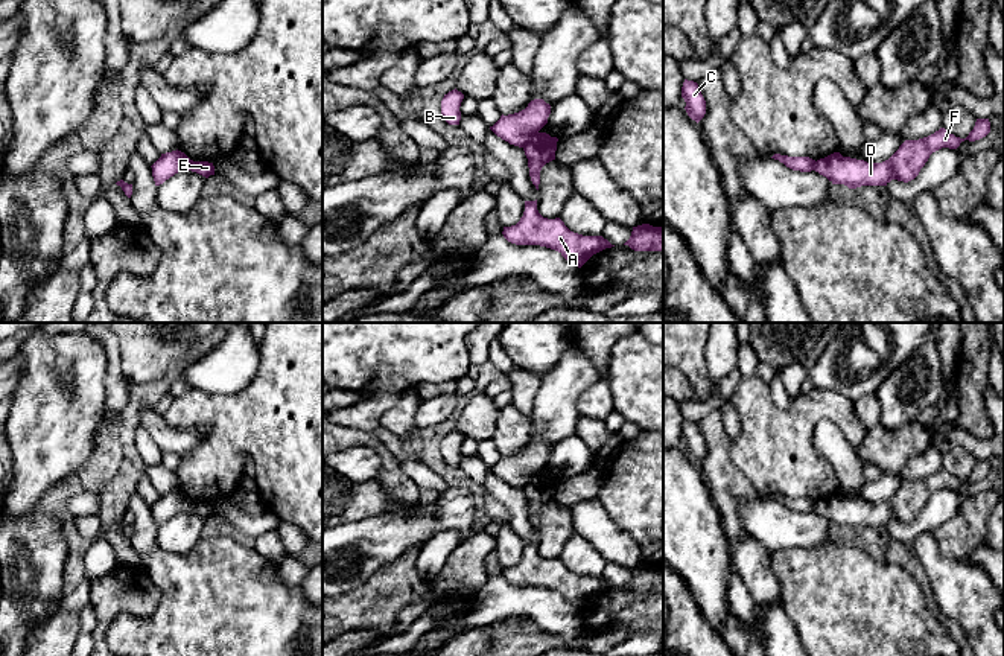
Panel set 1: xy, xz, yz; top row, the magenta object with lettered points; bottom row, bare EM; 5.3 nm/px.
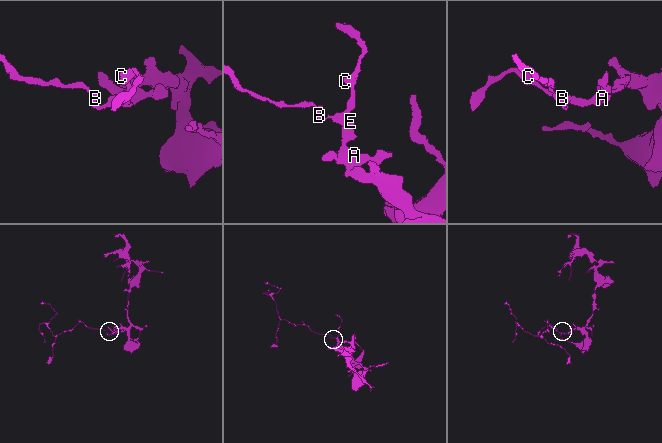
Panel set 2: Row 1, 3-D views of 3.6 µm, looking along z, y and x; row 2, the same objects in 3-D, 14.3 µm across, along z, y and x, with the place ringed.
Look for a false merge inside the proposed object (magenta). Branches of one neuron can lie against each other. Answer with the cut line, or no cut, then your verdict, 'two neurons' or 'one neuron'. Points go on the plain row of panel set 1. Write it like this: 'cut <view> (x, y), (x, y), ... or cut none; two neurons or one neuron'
cut xz (537, 472), (521, 487); two neurons

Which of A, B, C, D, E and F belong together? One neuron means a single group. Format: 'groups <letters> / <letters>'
groups A D E F / B C

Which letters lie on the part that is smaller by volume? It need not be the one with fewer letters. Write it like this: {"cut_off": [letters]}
{"cut_off": ["B", "C"]}

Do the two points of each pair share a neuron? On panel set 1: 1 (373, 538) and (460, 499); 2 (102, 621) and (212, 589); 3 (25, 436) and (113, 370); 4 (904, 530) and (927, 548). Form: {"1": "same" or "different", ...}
{"1": "same", "2": "different", "3": "different", "4": "different"}

